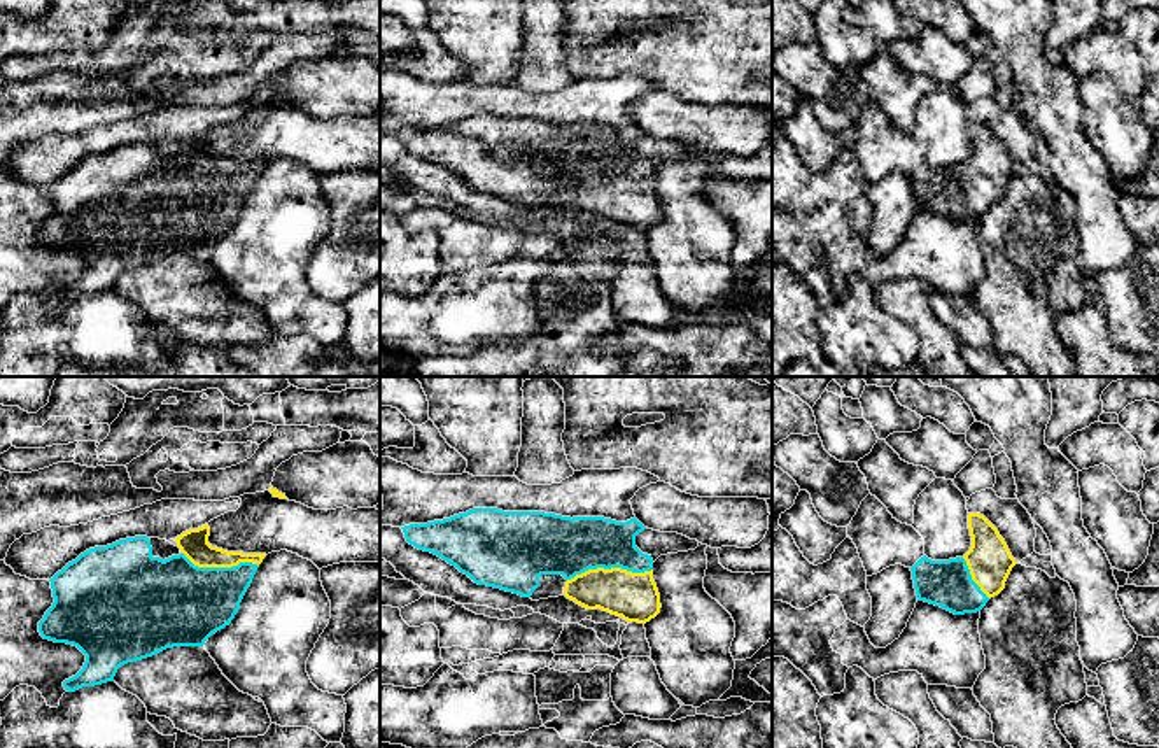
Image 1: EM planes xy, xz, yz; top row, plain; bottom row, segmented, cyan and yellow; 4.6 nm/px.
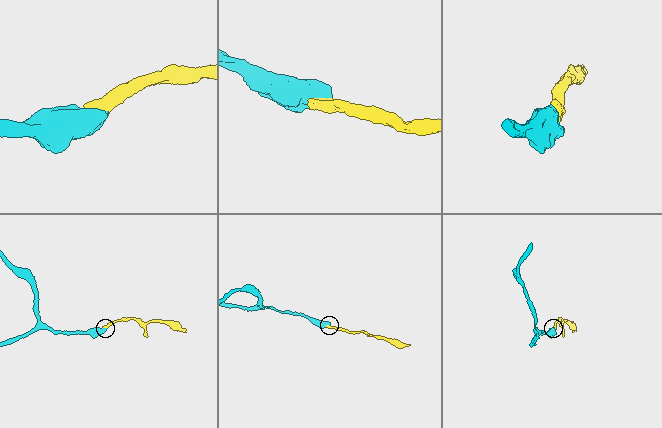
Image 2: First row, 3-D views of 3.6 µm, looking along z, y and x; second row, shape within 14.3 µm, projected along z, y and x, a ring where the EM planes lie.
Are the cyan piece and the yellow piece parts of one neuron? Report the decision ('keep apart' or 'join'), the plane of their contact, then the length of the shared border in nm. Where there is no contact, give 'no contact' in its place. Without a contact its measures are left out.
join; meets cyan in xz; contact 400 nm long

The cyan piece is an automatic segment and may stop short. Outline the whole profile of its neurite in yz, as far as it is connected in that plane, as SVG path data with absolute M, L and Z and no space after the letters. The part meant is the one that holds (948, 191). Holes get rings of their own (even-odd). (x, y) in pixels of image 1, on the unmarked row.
M968 121L972 154L963 165L931 168L921 165L912 175L917 208L954 222L977 221L1005 196L1017 172L998 137L980 121Z

